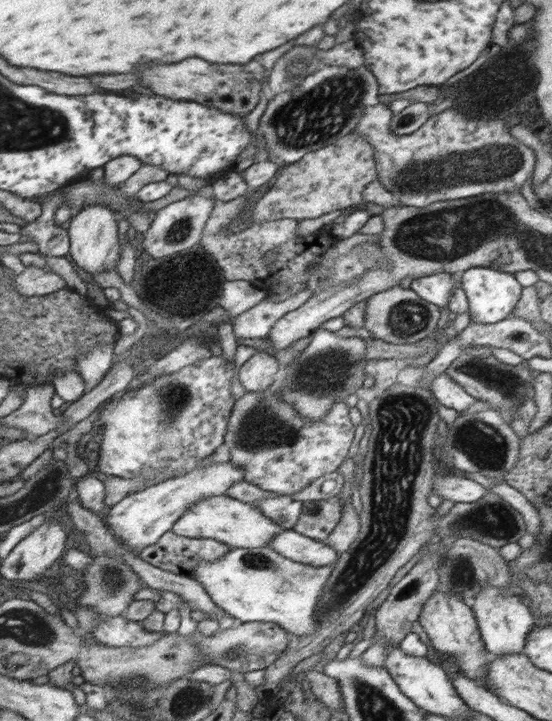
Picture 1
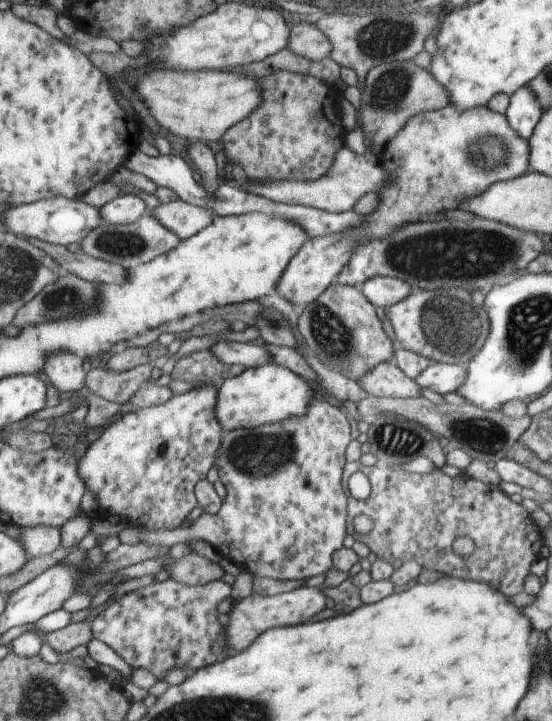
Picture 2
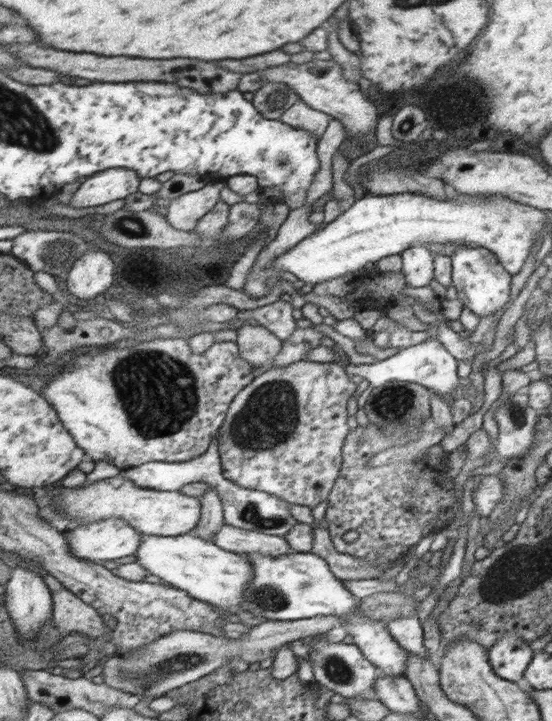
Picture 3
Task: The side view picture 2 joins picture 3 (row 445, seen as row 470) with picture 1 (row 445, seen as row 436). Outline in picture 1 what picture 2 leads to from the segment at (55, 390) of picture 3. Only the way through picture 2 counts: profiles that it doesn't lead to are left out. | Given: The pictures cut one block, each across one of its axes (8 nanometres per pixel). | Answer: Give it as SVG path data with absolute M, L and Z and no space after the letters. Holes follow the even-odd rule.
M211 355L209 358L202 359L199 366L185 366L177 370L177 372L171 372L171 374L153 378L151 382L148 382L146 385L140 386L139 388L136 386L134 389L128 390L118 400L111 400L110 403L104 404L102 411L99 413L102 424L102 441L100 442L100 452L98 456L98 469L100 472L109 476L115 475L129 478L143 475L148 479L159 477L160 480L163 480L193 470L198 462L201 462L206 456L213 453L215 448L223 442L227 428L227 418L234 406L234 396L230 391L230 384L233 379L233 374L235 374L233 368L234 364L225 362L223 356Z

